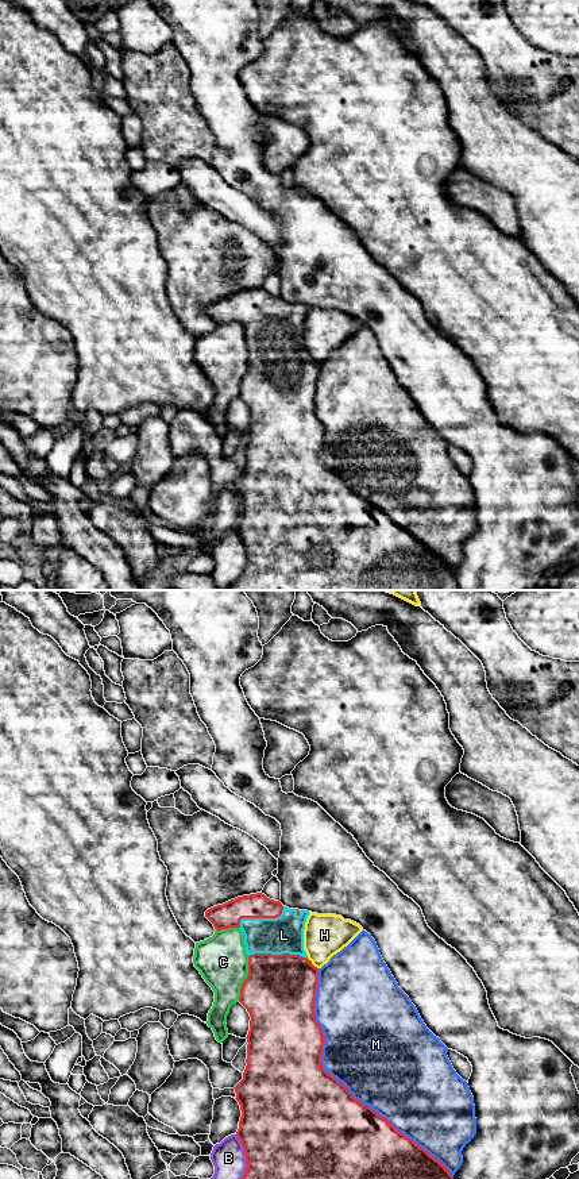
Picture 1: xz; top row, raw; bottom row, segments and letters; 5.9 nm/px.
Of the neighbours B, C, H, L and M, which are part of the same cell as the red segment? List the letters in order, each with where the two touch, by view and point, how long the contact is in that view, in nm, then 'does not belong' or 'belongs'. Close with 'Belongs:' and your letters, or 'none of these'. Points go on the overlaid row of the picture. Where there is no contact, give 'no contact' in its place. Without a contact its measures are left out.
B: xz (246, 1156) | 260 nm | does not belong
C: xz (246, 978) | 280 nm | does not belong
H: xz (311, 963) | 100 nm | does not belong
L: xz (278, 955) | 360 nm | belongs
M: xz (339, 1082) | 1500 nm | does not belong
Belongs: L

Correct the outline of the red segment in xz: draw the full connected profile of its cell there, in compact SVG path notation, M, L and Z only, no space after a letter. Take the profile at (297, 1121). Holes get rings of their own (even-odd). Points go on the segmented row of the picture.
M262 893L231 899L205 912L215 929L240 928L248 955L248 975L239 1002L250 1013L243 1079L233 1087L242 1117L236 1132L247 1168L243 1179L453 1179L424 1148L398 1132L385 1117L355 1099L348 1089L321 1066L325 1036L316 1021L319 968L304 949L308 910L289 909Z

